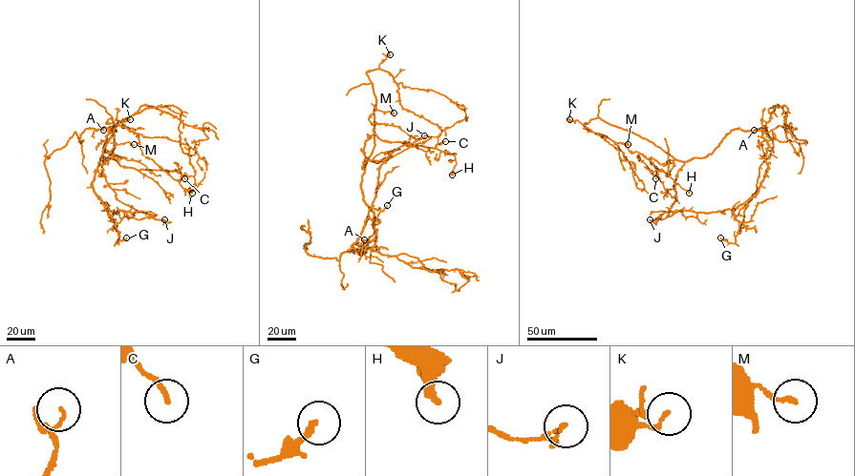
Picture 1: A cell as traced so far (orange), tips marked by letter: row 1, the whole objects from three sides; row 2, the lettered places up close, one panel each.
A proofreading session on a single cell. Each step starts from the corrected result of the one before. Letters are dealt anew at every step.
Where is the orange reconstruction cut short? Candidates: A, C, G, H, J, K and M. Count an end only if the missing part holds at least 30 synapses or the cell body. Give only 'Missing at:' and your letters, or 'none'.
Missing at: none

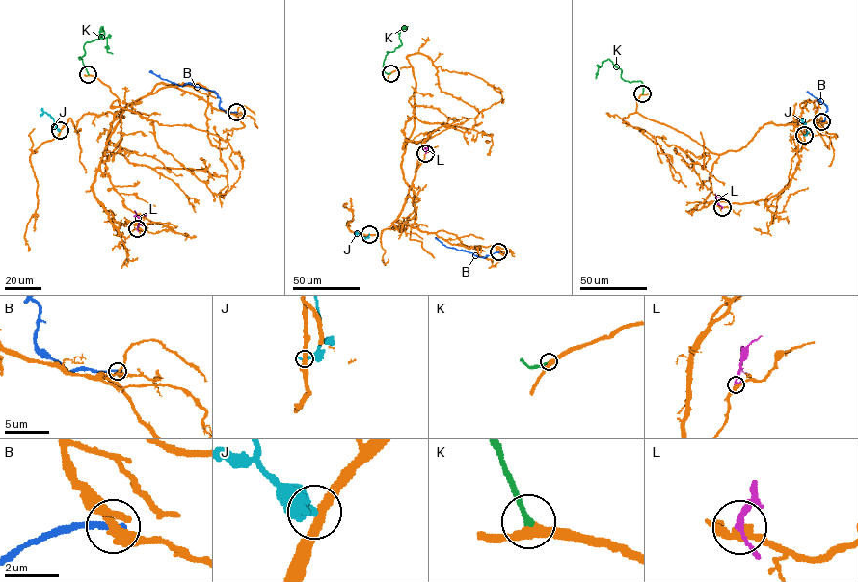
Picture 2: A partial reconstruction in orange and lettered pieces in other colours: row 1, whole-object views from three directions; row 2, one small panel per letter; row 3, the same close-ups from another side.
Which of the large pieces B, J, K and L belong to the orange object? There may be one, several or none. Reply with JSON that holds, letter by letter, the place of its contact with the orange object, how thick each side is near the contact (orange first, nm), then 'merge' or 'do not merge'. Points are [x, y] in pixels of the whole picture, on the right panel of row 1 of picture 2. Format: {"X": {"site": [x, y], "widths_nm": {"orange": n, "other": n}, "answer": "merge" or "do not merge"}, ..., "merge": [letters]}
{"B": {"site": [821, 121], "widths_nm": {"orange": 360, "other": 280}, "answer": "do not merge"}, "J": {"site": [804, 135], "widths_nm": {"orange": 360, "other": 280}, "answer": "do not merge"}, "K": {"site": [642, 93], "widths_nm": {"orange": 360, "other": 240}, "answer": "merge"}, "L": {"site": [722, 207], "widths_nm": {"orange": 320, "other": 180}, "answer": "do not merge"}, "merge": ["K"]}

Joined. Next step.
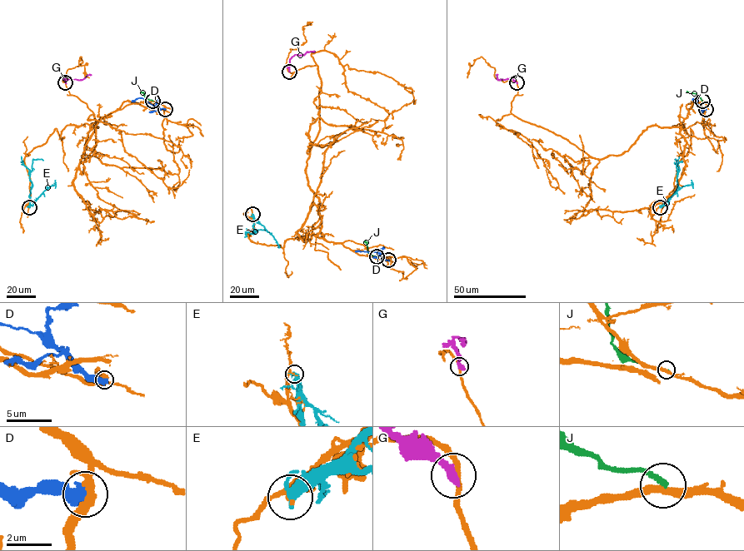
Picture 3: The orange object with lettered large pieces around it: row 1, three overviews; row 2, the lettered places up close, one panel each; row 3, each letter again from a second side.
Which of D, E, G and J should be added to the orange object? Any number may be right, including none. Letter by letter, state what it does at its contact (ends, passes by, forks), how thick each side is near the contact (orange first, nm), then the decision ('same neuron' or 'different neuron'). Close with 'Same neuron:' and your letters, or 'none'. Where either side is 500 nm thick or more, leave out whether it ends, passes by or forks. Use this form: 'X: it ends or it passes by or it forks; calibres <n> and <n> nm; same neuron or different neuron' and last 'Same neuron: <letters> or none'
D: calibres 280 and 700 nm; different neuron
E: it ends; calibres 160 and 480 nm; different neuron
G: it ends; calibres 200 and 420 nm; different neuron
J: it ends; calibres 300 and 200 nm; different neuron
Same neuron: none

